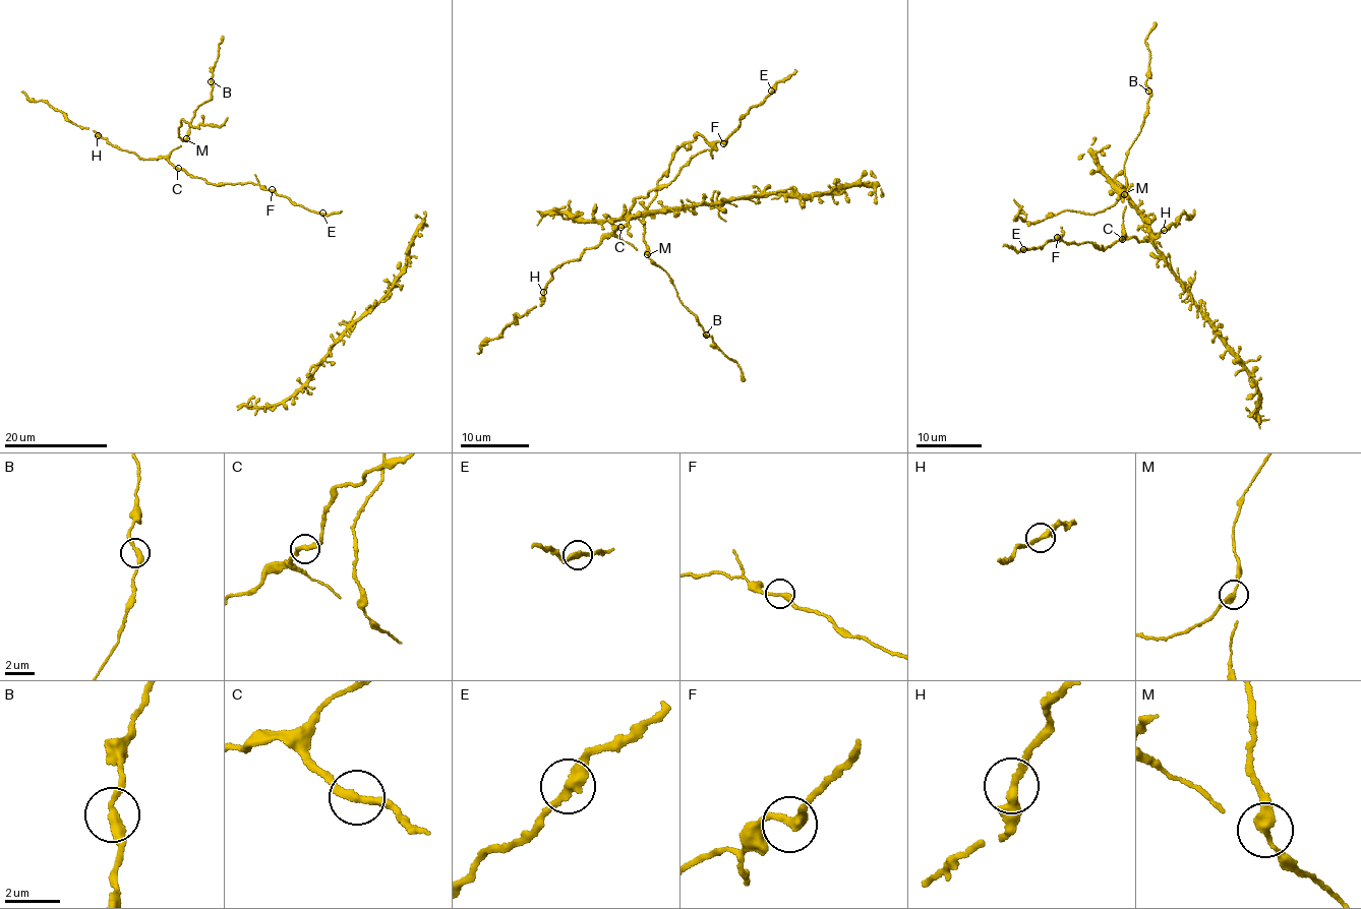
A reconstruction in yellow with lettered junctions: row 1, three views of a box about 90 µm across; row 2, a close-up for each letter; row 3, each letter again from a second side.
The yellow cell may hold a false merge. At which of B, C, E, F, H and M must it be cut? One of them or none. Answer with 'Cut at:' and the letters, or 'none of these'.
Cut at: M

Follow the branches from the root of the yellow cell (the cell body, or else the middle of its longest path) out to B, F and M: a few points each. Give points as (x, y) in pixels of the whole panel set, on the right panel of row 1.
B: (1027, 249), (1060, 237), (1066, 245), (1088, 242), (1103, 249), (1123, 239), (1124, 163), (1145, 115), (1148, 91)
F: (1027, 249), (1036, 250), (1057, 237)
M: (1027, 249), (1060, 237), (1066, 245), (1088, 242), (1103, 249), (1123, 239), (1123, 194)

